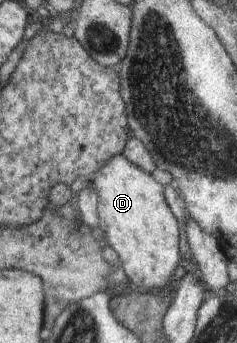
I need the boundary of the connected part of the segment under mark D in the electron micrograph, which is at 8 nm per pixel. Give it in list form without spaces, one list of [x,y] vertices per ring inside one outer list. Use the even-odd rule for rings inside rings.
[[[122,153],[109,158],[95,178],[98,203],[99,227],[103,230],[107,244],[121,258],[131,290],[148,287],[149,291],[171,292],[170,282],[179,266],[179,224],[167,201],[164,186],[149,172],[135,166]],[[159,287],[166,287],[162,291]]]

